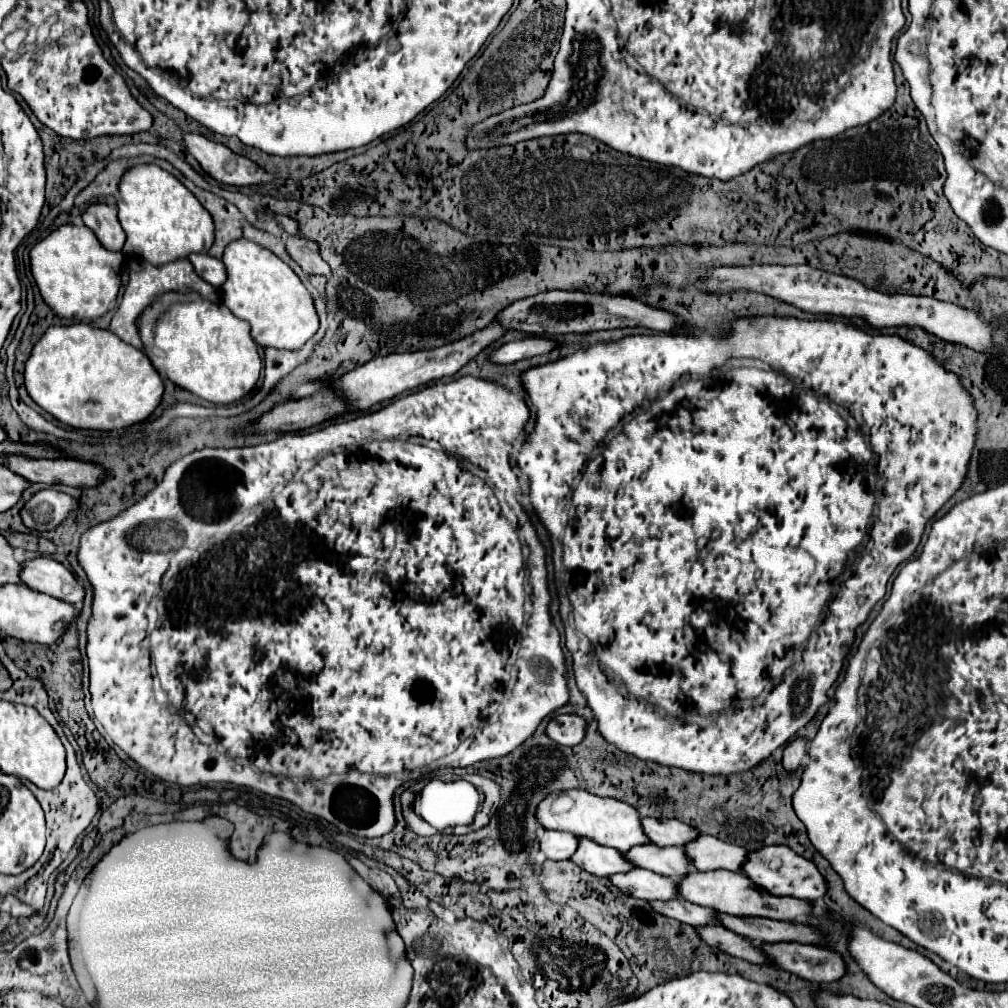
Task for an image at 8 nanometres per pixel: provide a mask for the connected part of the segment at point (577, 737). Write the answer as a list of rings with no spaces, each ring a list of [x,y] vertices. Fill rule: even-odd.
[[[577,714],[555,716],[547,726],[547,736],[559,742],[561,746],[577,746],[585,740],[587,722]]]

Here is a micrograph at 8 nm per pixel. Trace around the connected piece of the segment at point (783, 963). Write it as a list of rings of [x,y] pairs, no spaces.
[[[779,942],[779,944],[759,944],[763,952],[783,970],[797,974],[803,980],[825,984],[841,980],[847,972],[847,964],[839,952],[829,948]]]

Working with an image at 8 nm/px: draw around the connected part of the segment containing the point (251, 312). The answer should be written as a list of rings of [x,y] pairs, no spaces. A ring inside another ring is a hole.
[[[233,240],[223,254],[227,282],[221,286],[223,304],[251,326],[251,338],[263,348],[299,350],[319,330],[319,316],[309,290],[299,276],[273,252],[251,242]]]

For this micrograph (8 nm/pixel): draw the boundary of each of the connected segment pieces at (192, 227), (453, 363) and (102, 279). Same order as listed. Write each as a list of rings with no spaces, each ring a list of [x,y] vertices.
[[[141,164],[125,172],[117,196],[119,222],[127,234],[125,256],[139,256],[163,266],[191,254],[207,254],[213,246],[213,220],[201,202],[169,172],[155,164]]]
[[[491,322],[485,330],[479,330],[479,332],[471,334],[471,336],[465,336],[465,338],[461,338],[461,340],[457,340],[453,344],[445,344],[441,348],[377,356],[375,360],[371,360],[371,362],[363,364],[363,366],[351,370],[349,374],[341,376],[341,380],[337,380],[337,388],[339,388],[339,392],[343,392],[349,398],[349,404],[351,404],[353,410],[363,410],[363,408],[369,408],[369,406],[379,404],[383,400],[389,400],[389,398],[401,394],[403,390],[413,390],[413,388],[417,388],[421,384],[453,376],[471,358],[475,358],[481,350],[485,350],[487,346],[497,342],[499,338],[503,338],[507,332],[509,332],[509,328],[505,328],[503,324]]]
[[[65,224],[41,240],[31,256],[31,272],[45,304],[67,320],[97,320],[109,312],[121,288],[121,252],[109,252],[87,226]]]

